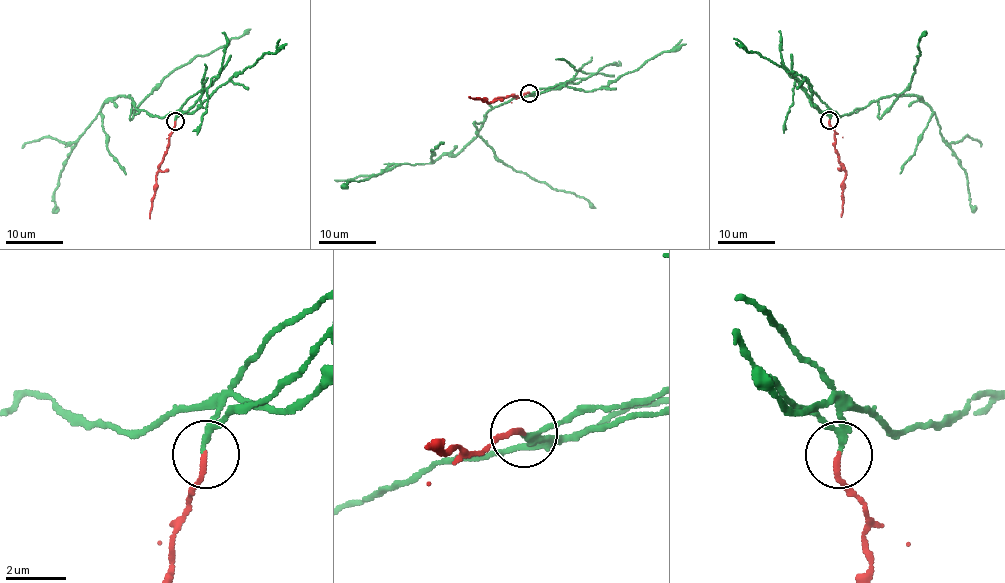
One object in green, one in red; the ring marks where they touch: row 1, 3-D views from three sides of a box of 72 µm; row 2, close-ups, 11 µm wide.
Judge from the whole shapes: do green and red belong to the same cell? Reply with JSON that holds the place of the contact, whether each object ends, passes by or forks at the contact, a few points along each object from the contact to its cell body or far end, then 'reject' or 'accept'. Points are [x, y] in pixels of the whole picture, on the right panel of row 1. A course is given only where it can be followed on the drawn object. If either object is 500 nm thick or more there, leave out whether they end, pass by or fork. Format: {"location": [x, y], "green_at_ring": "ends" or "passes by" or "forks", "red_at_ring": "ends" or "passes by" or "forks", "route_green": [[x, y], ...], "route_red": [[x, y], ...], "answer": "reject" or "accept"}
{"location": [829, 120], "green_at_ring": "passes by", "red_at_ring": "ends", "route_green": [[829, 120], [832, 111], [841, 115], [880, 97], [921, 97], [965, 172], [971, 212]], "route_red": [[829, 120], [835, 131], [835, 151], [845, 175], [841, 216]], "answer": "reject"}

